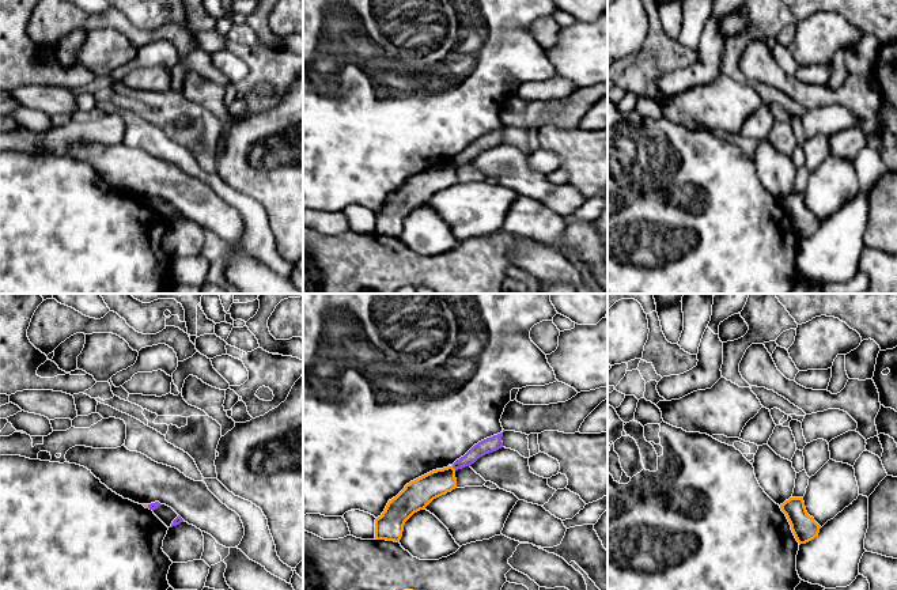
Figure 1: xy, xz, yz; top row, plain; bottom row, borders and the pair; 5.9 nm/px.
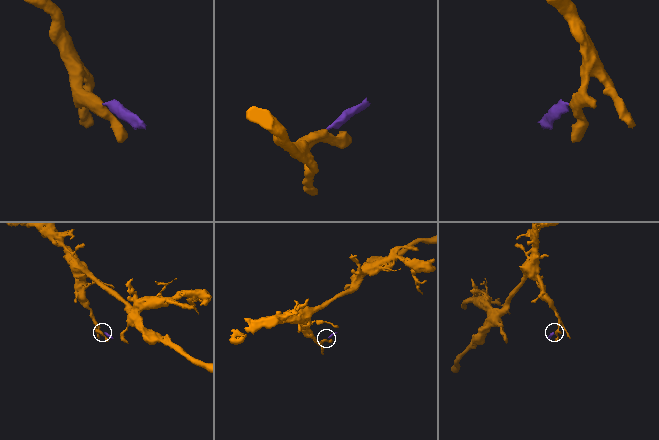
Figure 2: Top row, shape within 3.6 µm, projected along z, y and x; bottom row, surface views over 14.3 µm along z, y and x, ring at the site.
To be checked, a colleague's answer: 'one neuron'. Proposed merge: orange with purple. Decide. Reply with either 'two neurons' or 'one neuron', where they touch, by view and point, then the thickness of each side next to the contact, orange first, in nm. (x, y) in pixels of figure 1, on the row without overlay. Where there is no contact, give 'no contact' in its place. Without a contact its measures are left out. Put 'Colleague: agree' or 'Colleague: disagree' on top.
Colleague: disagree
two neurons; contact xz (453, 163); calibres 170 and 90 nm

